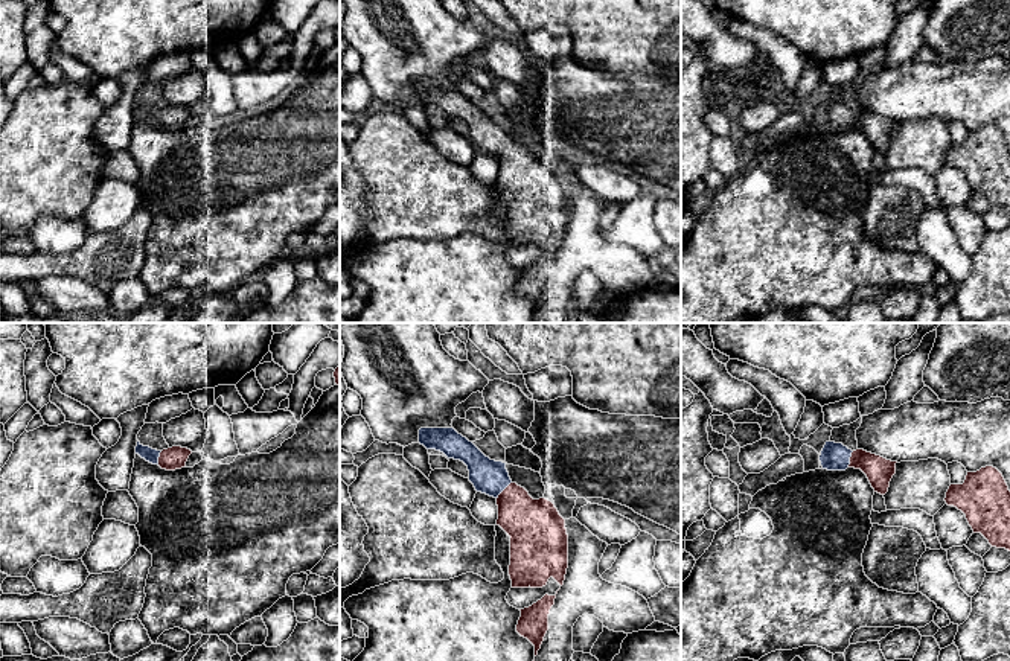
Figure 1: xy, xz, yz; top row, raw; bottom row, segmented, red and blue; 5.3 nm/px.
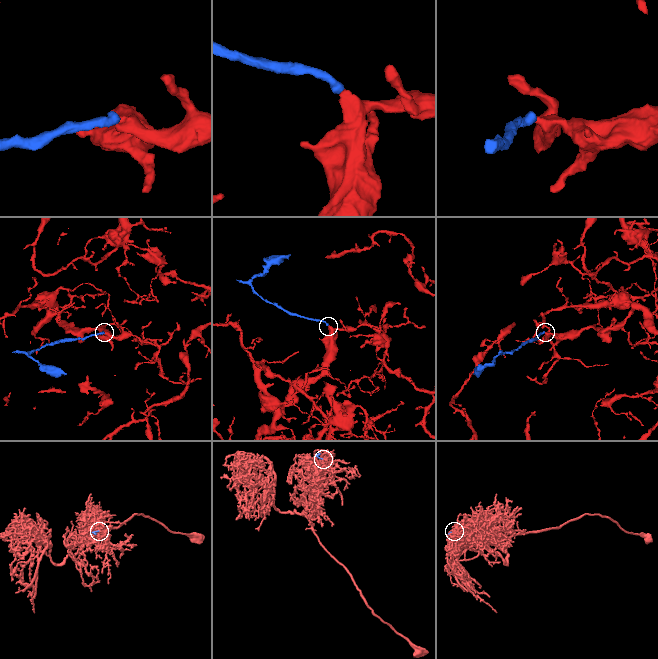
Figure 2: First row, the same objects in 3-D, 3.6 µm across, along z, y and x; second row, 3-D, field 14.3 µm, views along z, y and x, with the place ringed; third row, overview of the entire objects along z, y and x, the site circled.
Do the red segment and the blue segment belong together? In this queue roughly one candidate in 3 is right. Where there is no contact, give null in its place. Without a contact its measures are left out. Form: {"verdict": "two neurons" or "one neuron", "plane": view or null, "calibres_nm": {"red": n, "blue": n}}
{"verdict": "one neuron", "plane": "xz", "calibres_nm": {"red": 280, "blue": 180}}

